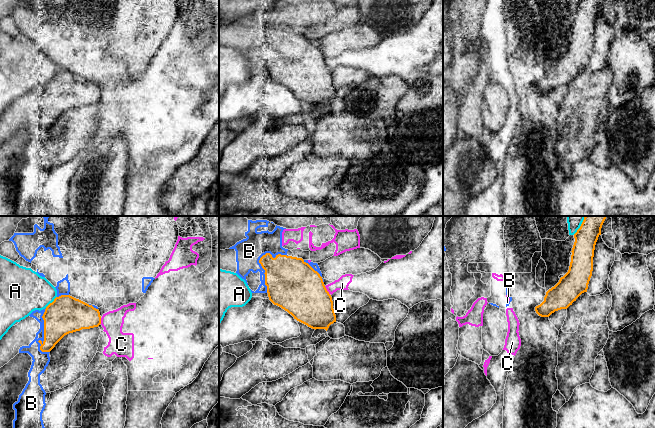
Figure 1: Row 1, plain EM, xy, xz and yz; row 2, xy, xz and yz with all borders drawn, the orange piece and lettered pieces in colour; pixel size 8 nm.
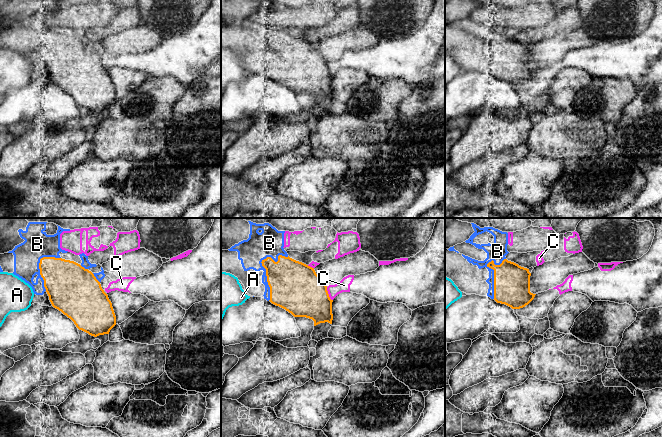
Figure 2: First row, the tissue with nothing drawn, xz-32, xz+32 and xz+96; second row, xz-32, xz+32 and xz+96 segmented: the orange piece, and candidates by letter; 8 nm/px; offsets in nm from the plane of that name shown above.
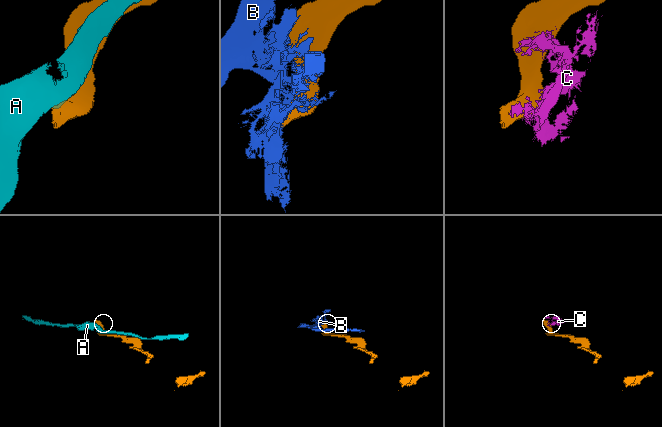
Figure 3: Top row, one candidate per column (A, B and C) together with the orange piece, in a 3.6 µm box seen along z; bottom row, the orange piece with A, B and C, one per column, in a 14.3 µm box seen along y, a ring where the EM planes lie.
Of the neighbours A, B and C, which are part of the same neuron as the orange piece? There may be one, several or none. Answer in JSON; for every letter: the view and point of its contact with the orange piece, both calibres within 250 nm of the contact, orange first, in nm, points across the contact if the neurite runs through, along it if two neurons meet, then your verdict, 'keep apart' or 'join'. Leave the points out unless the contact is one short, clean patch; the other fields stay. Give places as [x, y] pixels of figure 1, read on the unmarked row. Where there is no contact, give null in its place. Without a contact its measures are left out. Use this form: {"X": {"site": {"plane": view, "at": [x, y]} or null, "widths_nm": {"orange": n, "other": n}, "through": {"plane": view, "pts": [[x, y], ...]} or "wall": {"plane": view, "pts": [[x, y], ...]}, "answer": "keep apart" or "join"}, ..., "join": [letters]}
{"A": {"site": {"plane": "xy", "at": [52, 78]}, "widths_nm": {"orange": 300, "other": 360}, "answer": "keep apart"}, "B": {"site": {"plane": "xz", "at": [259, 38]}, "widths_nm": {"orange": 340, "other": 200}, "answer": "keep apart"}, "C": {"site": {"plane": "xz", "at": [326, 66]}, "widths_nm": {"orange": 400, "other": 100}, "answer": "keep apart"}, "join": []}

